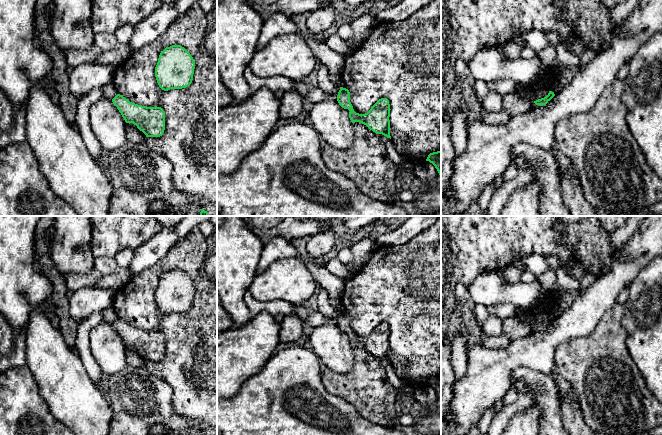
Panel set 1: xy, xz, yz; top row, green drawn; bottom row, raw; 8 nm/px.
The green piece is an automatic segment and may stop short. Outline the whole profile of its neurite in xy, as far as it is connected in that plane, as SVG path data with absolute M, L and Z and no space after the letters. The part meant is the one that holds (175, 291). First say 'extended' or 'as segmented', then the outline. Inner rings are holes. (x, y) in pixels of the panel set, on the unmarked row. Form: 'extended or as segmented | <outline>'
as segmented | M181 269L166 271L159 279L155 301L164 314L188 311L193 304L195 286L191 278Z

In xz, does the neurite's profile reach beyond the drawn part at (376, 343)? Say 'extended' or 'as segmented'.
as segmented

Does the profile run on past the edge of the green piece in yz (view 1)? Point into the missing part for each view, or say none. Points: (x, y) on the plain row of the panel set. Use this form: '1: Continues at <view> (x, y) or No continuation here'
1: No continuation here

